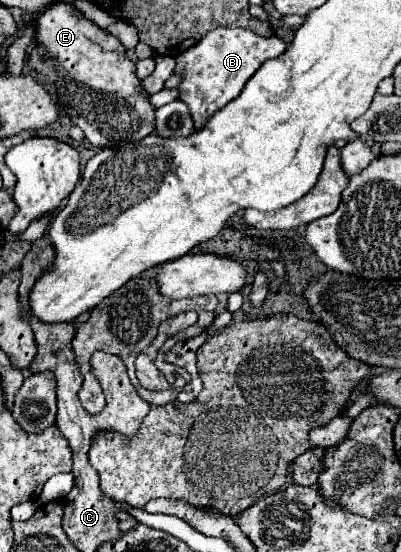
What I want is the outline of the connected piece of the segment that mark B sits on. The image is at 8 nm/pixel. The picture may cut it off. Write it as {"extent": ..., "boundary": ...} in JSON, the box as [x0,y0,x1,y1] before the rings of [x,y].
{"extent":[174,27,286,131],"boundary":[[[220,27],[212,29],[200,43],[180,53],[174,67],[174,75],[182,77],[178,85],[178,101],[188,105],[194,129],[200,131],[218,109],[236,99],[244,89],[246,81],[256,73],[256,69],[266,59],[282,55],[284,49],[286,43],[276,35],[260,37],[242,27]]]}

